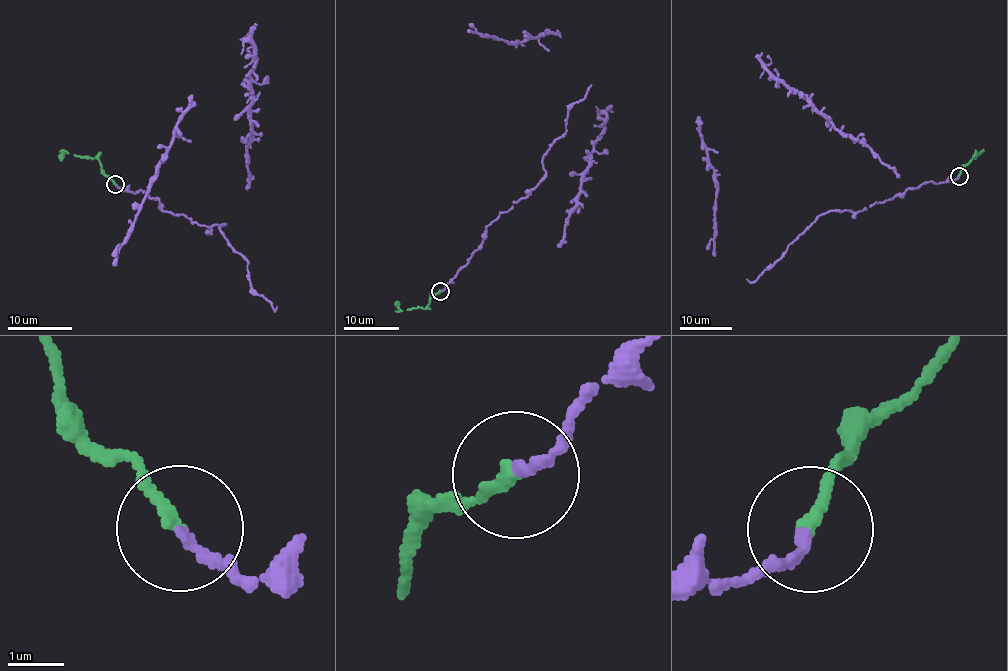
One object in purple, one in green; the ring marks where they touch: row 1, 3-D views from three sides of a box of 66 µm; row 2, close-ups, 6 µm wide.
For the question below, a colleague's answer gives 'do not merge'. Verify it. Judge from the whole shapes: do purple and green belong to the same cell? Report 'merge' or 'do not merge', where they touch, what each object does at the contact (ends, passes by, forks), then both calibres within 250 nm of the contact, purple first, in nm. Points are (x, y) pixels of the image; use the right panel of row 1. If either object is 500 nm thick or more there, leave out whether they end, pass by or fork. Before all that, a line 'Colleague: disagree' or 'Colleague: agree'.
Colleague: disagree
merge | (959, 176) | purple ends | green ends | 180/200 nm

